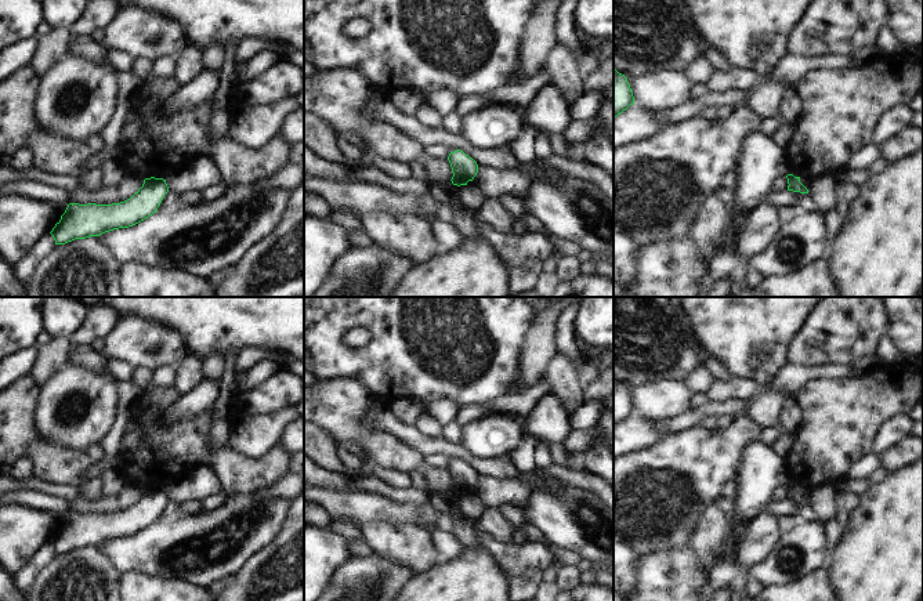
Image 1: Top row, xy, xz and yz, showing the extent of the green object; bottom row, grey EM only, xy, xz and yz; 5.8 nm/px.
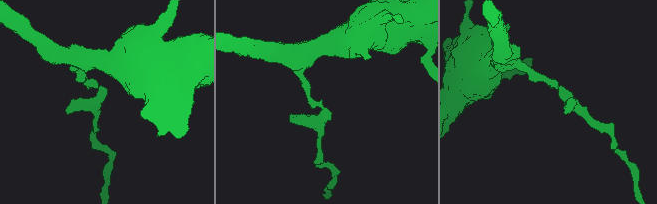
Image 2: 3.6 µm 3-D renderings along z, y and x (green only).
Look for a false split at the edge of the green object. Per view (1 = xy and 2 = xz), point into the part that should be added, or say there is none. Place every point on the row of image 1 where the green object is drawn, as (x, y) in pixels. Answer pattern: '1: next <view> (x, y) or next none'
1: next none
2: next none

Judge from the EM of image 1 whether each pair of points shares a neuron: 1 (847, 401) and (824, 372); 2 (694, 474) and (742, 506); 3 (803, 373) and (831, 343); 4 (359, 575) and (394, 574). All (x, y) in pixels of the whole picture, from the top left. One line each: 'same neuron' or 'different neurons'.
1: different neurons
2: different neurons
3: different neurons
4: same neuron

